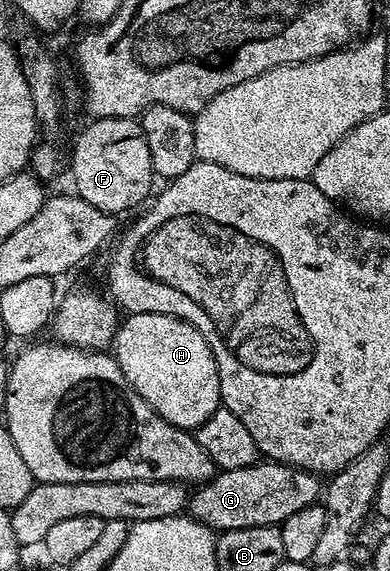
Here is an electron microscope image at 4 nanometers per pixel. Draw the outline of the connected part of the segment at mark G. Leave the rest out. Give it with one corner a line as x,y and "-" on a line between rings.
260,460
254,466
213,473
207,482
191,491
186,510
197,522
209,526
213,532
250,528
256,526
256,518
273,518
279,524
285,521
280,506
288,498
286,494
272,494
276,488
282,492
286,488
288,492
288,472
284,472
284,463

